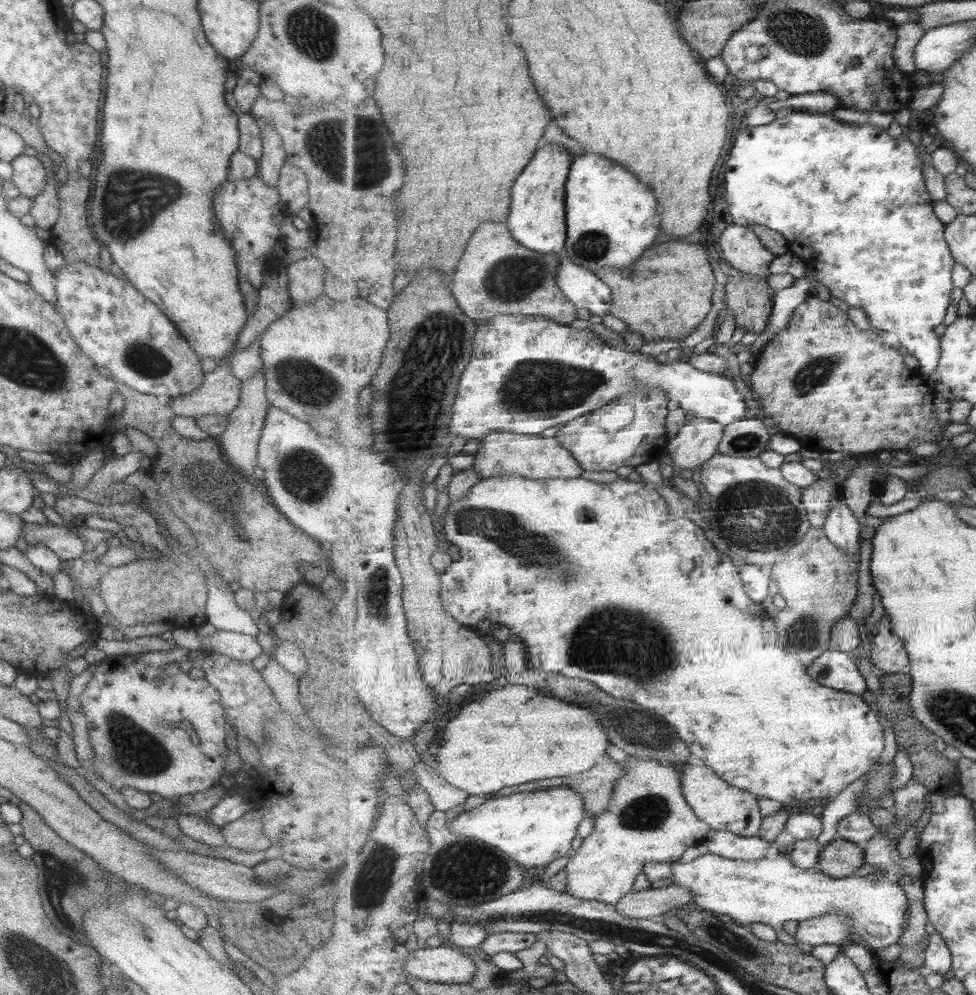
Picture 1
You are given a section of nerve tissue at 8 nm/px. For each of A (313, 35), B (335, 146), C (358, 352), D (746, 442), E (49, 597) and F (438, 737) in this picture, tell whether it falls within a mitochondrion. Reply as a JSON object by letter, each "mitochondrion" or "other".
{"A":"mitochondrion","B":"mitochondrion","C":"other","D":"mitochondrion","E":"other","F":"other"}

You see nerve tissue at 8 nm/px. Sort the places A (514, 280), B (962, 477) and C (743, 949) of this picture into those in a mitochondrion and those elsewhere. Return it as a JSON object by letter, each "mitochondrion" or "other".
{"A":"mitochondrion","B":"mitochondrion","C":"mitochondrion"}

